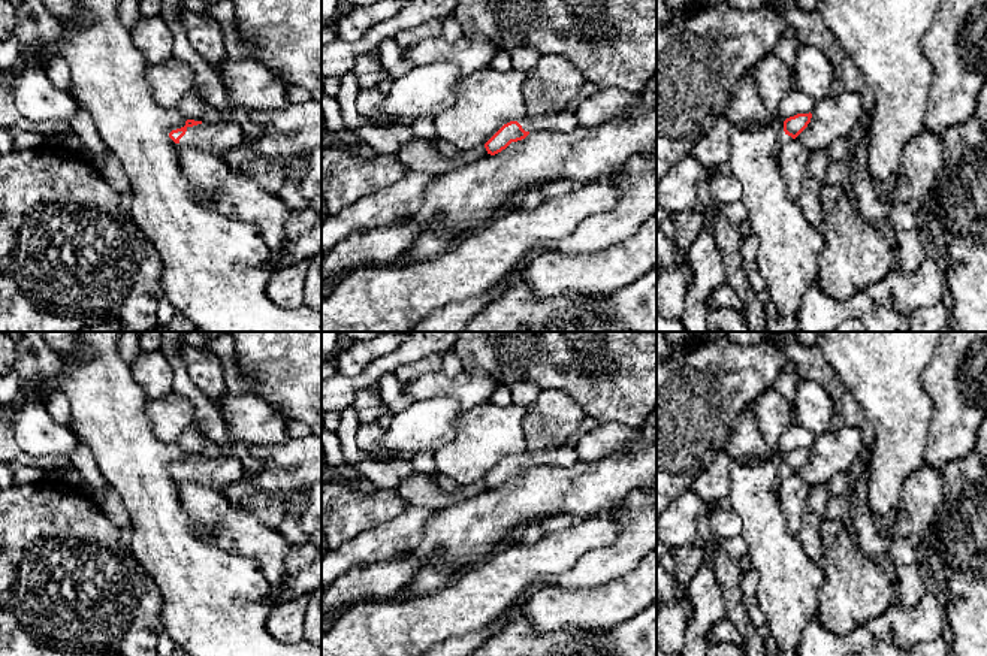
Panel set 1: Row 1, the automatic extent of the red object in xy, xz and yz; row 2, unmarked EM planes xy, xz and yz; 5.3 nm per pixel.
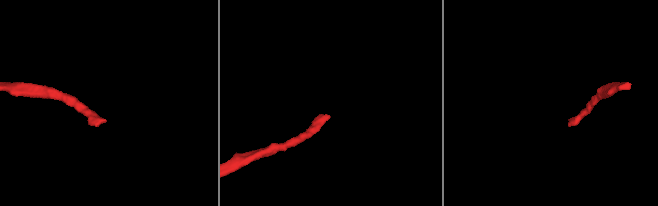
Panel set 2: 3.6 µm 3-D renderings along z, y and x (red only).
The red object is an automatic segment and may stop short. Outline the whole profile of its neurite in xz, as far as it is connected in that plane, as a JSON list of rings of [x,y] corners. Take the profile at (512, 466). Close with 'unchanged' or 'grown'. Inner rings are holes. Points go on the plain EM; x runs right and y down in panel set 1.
[[[562,444],[552,450],[525,451],[504,459],[486,478],[488,489],[495,490],[511,477],[525,474],[532,465],[571,466],[579,460],[577,448]]]; grown

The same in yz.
[[[797,448],[784,456],[784,462],[778,471],[779,480],[788,478],[796,474],[811,457],[812,448]]]; grown

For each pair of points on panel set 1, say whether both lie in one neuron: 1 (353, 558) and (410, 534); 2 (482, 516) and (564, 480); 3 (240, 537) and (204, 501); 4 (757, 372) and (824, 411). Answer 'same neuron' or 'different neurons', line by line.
1: same neuron
2: same neuron
3: same neuron
4: different neurons

